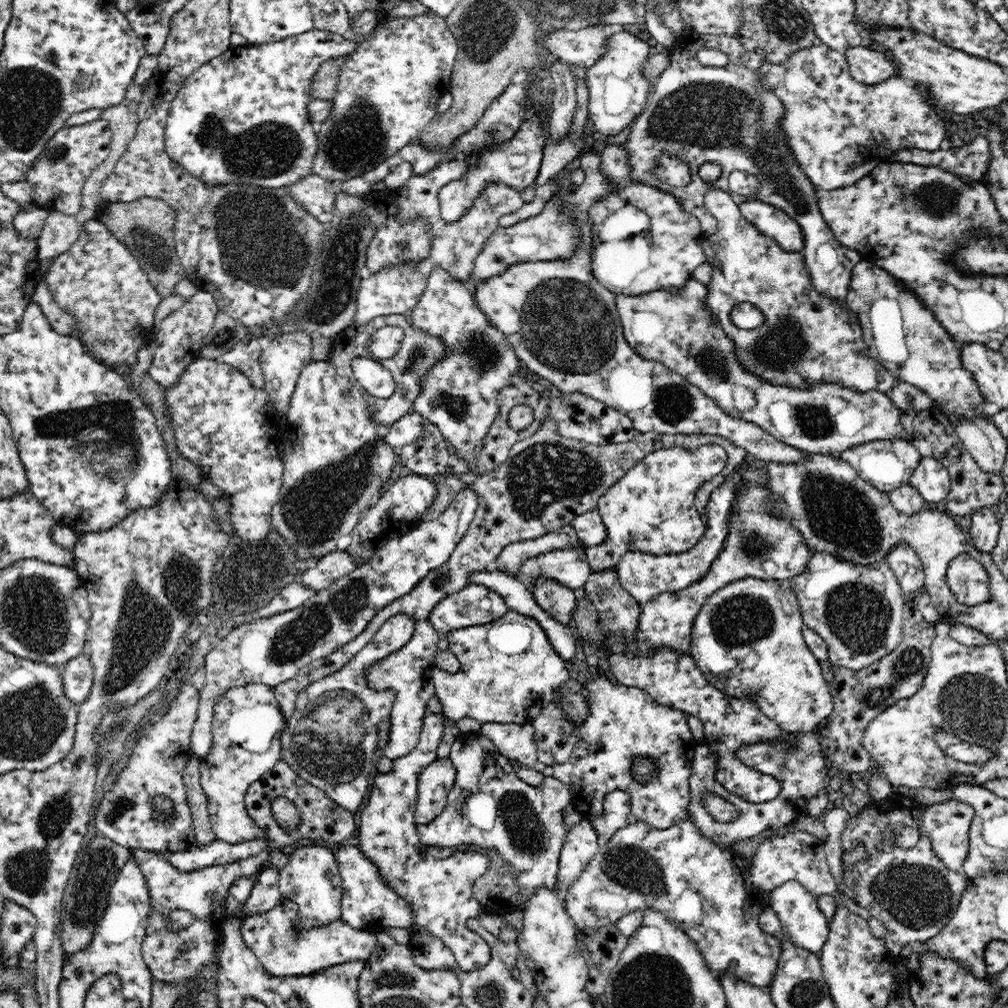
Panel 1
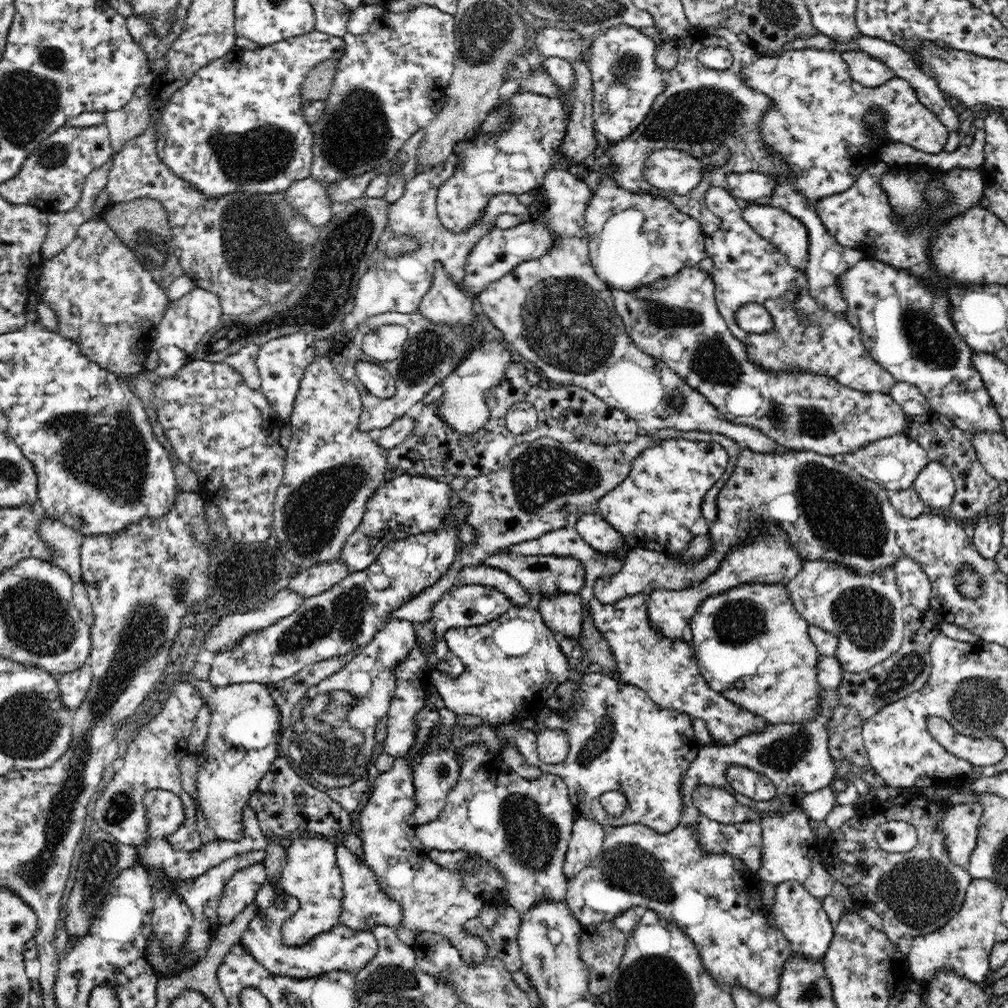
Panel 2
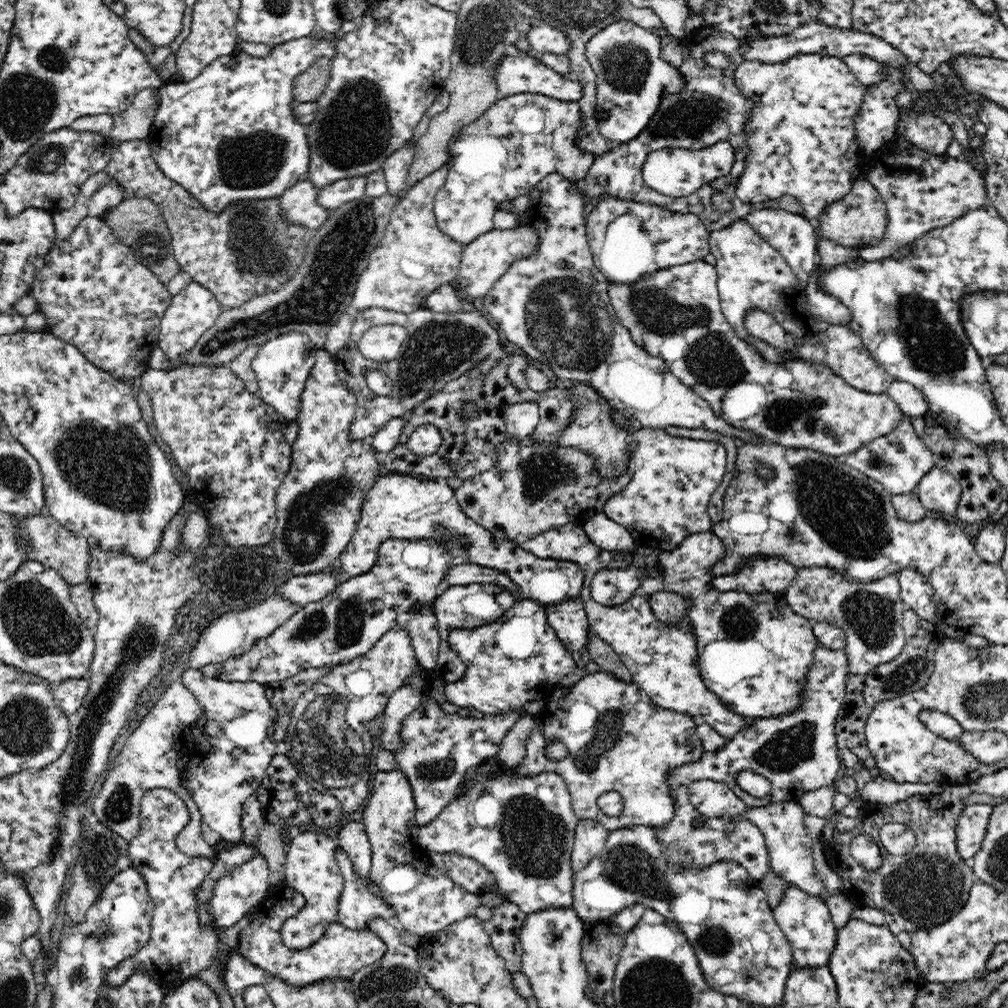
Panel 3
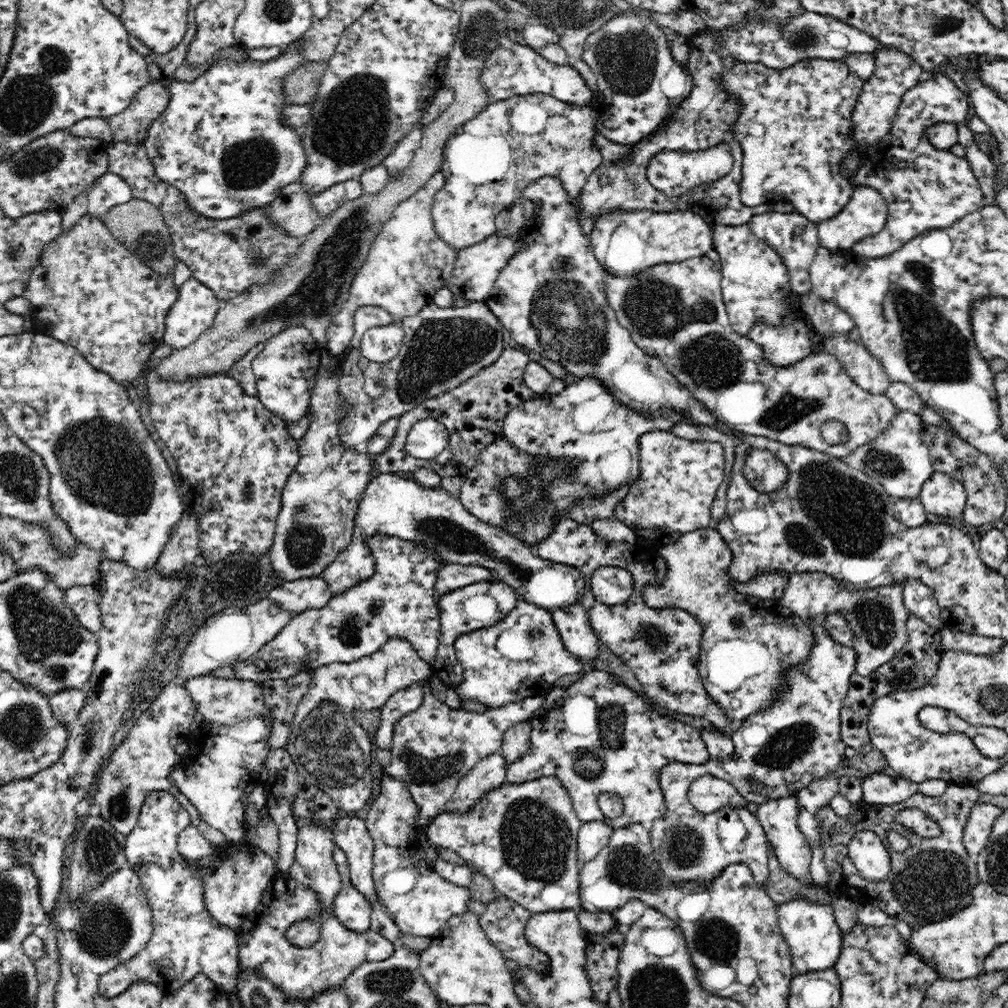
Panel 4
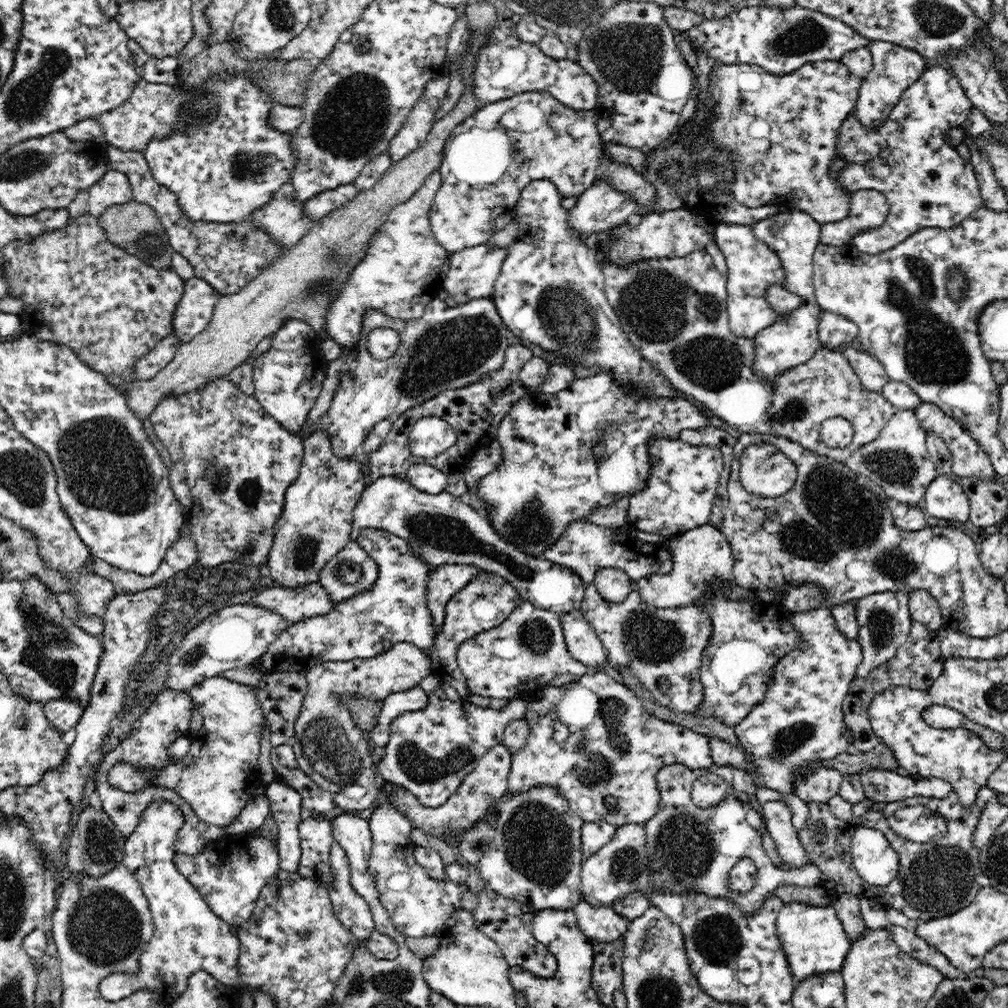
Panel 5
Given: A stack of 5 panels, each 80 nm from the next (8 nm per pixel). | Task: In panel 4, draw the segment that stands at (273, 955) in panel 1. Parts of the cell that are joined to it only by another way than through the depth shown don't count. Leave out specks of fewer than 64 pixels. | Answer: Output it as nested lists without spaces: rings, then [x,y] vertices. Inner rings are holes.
[[[284,872],[271,880],[262,902],[237,931],[240,968],[262,975],[294,1001],[305,1001],[319,992],[340,987],[360,964],[386,960],[394,952],[394,945],[379,932],[371,929],[363,933],[347,930],[333,913],[326,913],[313,890]],[[306,918],[321,920],[320,938],[310,948],[298,948],[286,940],[285,932],[292,924]]]

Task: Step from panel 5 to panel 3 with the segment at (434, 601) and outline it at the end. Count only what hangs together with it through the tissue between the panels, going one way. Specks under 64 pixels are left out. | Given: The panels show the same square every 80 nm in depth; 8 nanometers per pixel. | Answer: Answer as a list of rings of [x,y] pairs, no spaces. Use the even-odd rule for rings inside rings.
[[[463,563],[460,565],[452,565],[448,568],[446,577],[443,579],[440,590],[449,586],[466,586],[472,584],[488,584],[505,586],[508,592],[511,592],[517,601],[522,600],[522,595],[518,593],[518,587],[506,575],[500,571],[480,566],[476,563]]]

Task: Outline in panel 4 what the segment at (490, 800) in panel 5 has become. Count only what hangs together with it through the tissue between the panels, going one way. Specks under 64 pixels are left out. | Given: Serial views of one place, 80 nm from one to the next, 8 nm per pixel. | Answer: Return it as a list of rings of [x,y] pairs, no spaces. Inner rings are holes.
[[[500,750],[480,759],[476,766],[466,773],[452,796],[447,802],[447,814],[468,814],[474,812],[480,804],[482,796],[504,786],[507,782],[508,762]]]

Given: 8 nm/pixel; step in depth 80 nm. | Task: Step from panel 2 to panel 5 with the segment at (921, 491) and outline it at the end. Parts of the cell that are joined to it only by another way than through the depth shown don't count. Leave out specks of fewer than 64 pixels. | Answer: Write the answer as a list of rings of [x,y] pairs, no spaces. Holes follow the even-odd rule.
[[[938,474],[928,483],[920,506],[936,518],[958,522],[969,520],[968,495],[956,480],[946,475]]]

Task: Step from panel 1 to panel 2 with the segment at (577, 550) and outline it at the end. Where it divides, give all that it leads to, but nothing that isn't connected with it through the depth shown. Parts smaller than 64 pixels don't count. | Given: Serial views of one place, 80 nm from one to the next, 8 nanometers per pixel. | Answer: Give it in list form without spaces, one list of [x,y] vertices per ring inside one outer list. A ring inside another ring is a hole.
[[[507,548],[500,550],[498,554],[492,554],[484,560],[488,567],[508,572],[510,576],[516,578],[517,582],[524,587],[533,597],[540,595],[554,595],[556,593],[578,594],[586,581],[585,568],[582,562],[576,558],[565,556],[512,556],[507,552]]]

